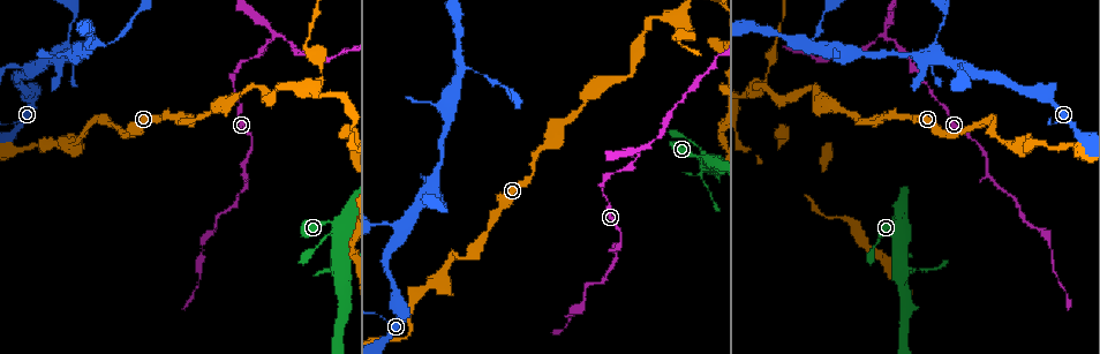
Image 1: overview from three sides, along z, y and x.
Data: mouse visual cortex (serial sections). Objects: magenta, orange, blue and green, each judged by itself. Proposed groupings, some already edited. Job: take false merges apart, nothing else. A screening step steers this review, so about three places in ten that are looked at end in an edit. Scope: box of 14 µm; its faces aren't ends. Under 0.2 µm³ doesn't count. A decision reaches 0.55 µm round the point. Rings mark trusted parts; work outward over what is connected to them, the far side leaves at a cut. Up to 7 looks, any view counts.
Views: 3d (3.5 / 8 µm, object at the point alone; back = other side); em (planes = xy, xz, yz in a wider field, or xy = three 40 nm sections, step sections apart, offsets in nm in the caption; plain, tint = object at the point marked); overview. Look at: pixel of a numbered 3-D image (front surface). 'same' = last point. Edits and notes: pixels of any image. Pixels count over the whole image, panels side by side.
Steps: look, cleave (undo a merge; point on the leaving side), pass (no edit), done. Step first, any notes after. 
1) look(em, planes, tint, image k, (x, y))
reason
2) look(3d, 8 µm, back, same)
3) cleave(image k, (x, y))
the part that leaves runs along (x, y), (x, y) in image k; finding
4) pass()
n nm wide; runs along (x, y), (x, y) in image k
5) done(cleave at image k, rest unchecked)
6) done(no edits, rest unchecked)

look(3d, 3.5 µm, image 1, (645, 146))
thin arm on a thick one

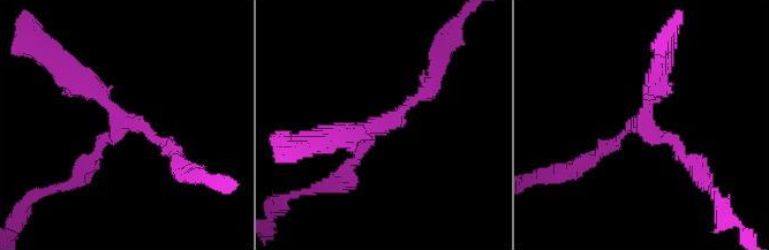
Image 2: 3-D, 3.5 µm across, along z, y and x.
look(em, xy, step 1, tint, image 2, (124, 121))
now the EM

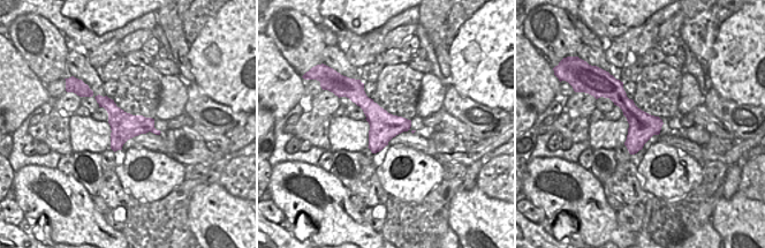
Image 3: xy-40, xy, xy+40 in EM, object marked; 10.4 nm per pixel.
pass()
300 nm wide; runs along (344, 174), (376, 129), (436, 80) in image 2; one cell here

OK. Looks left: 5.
look(3d, 8 µm, image 1, (772, 62))
thick turns thin

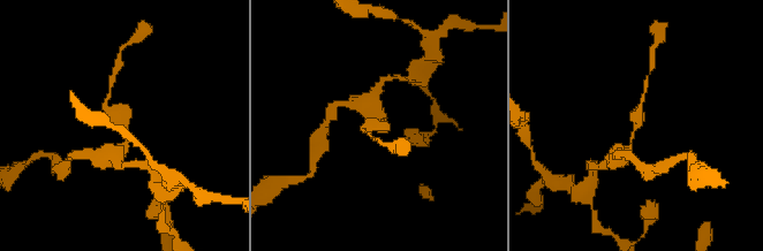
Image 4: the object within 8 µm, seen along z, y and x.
look(3d, 3.5 µm, image 4, (636, 130))
zoom in

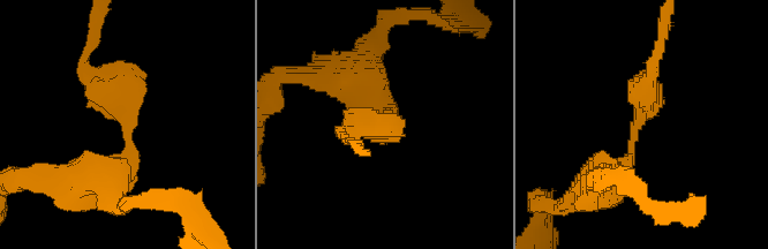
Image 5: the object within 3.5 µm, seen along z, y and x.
look(em, xy, step 2, tint, image 5, (641, 120))
now the EM

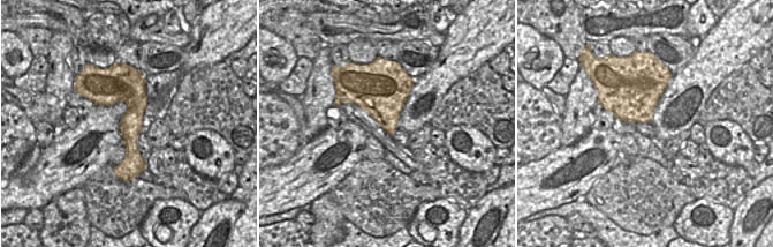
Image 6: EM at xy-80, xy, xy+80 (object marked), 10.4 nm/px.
pass()
runs along (608, 175), (632, 158), (655, 62) in image 5; continuous, no second cell

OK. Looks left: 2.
done(no edits, rest unchecked)

